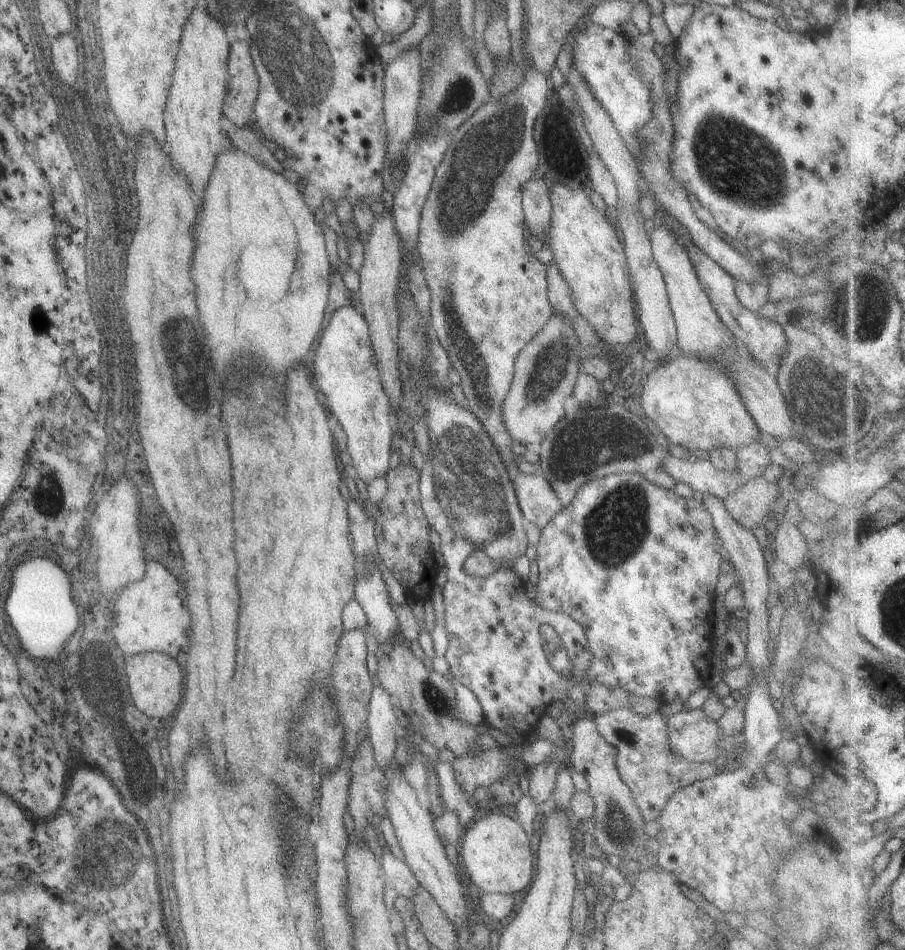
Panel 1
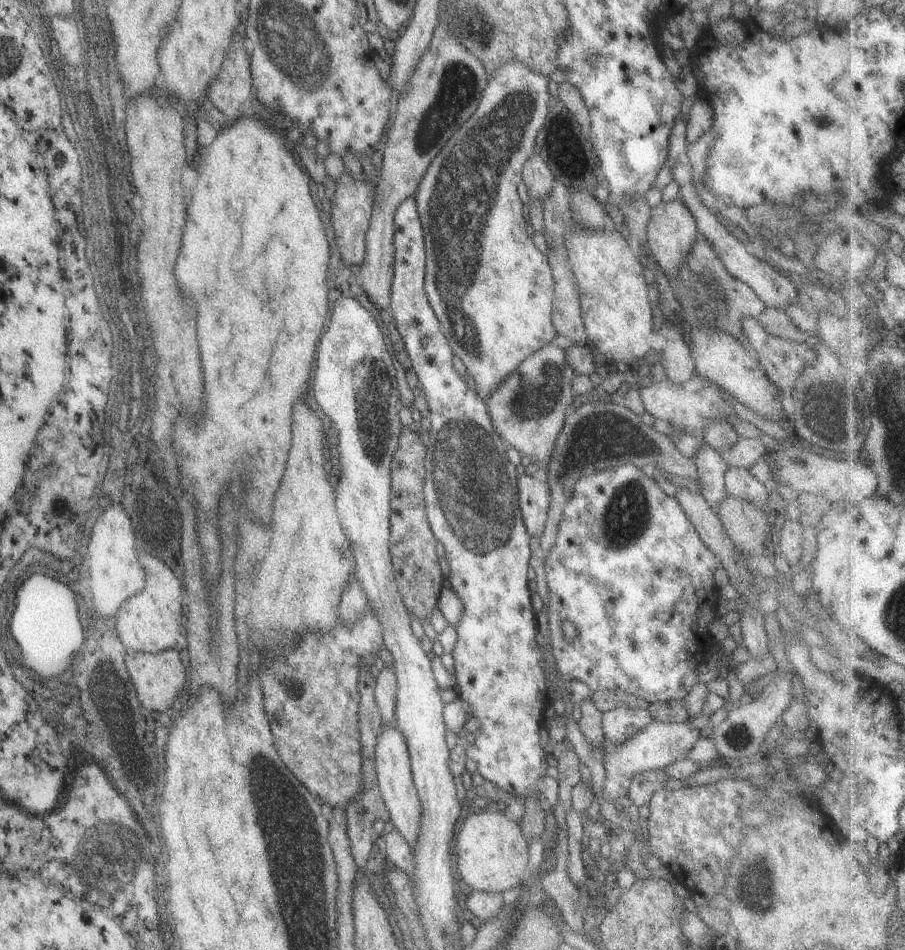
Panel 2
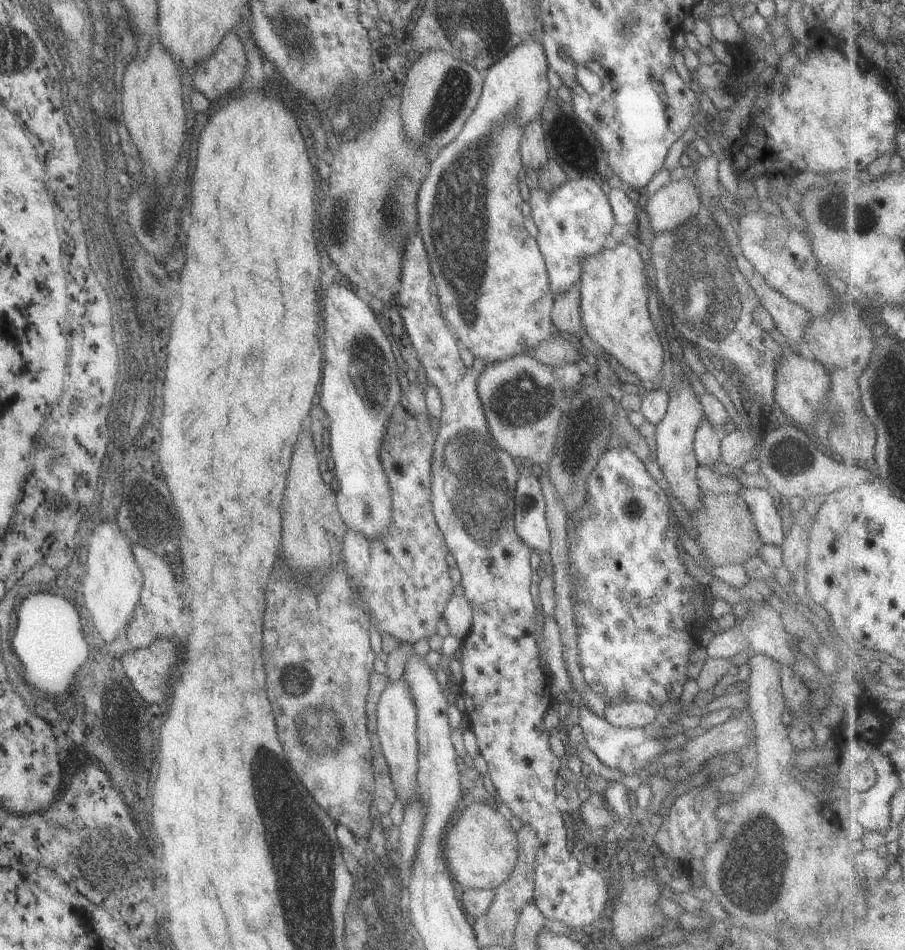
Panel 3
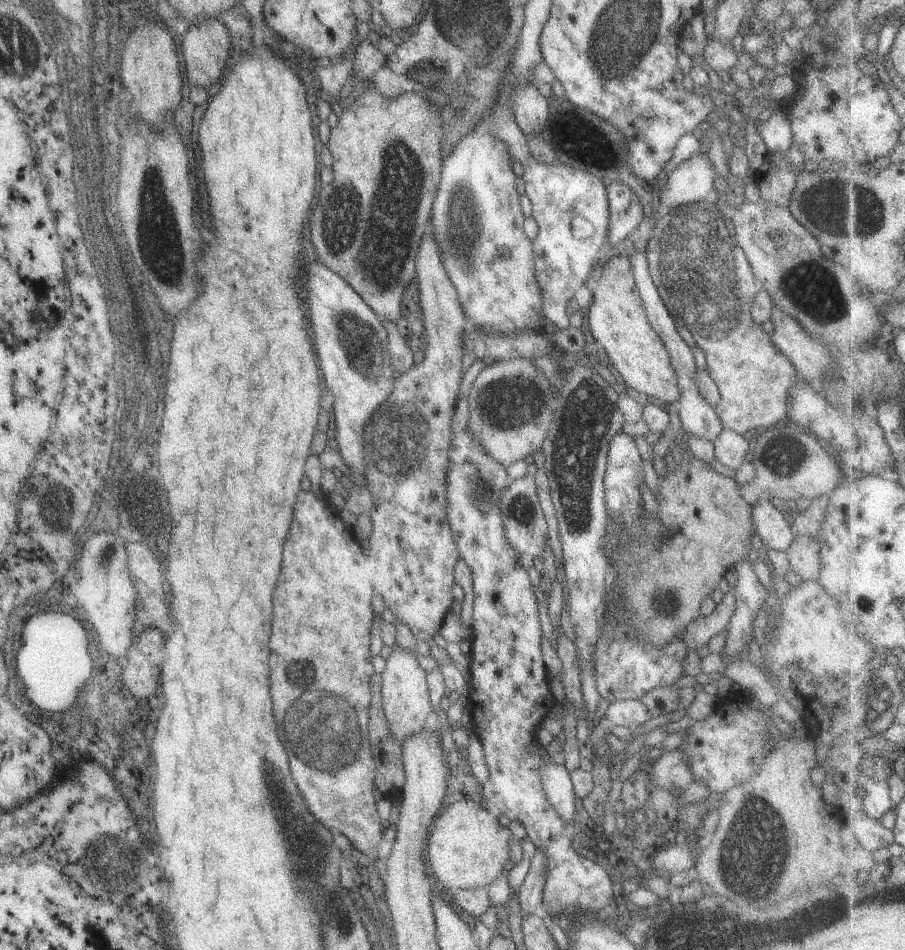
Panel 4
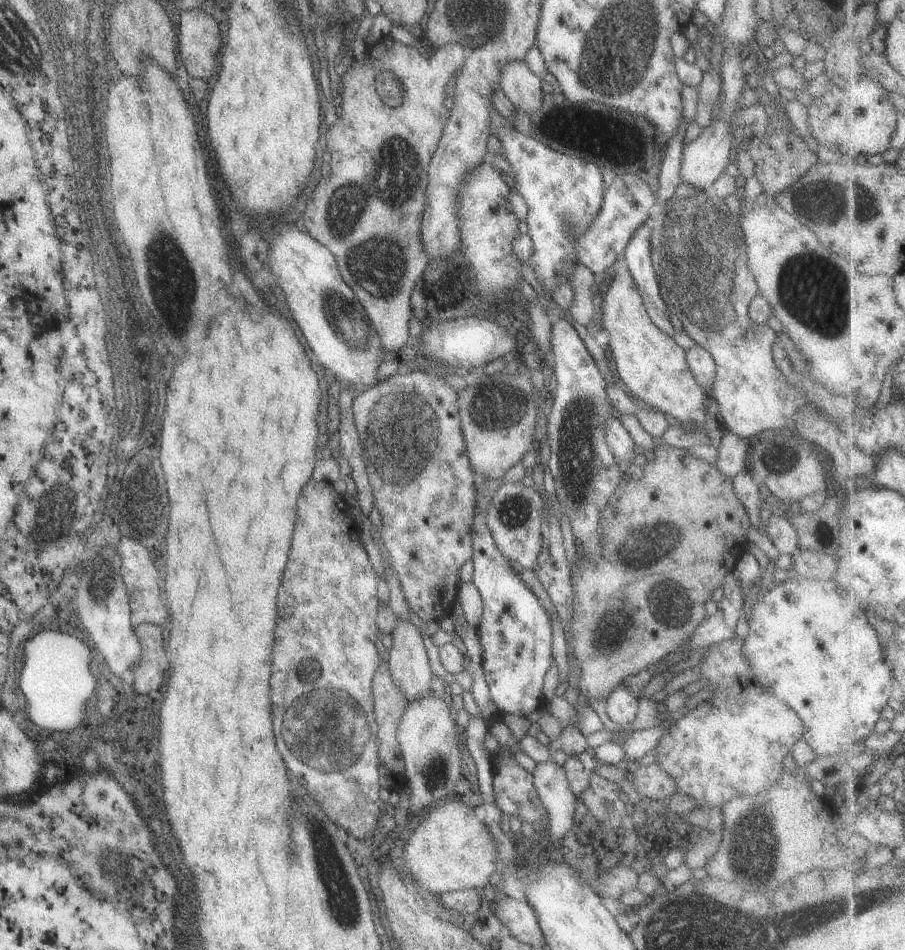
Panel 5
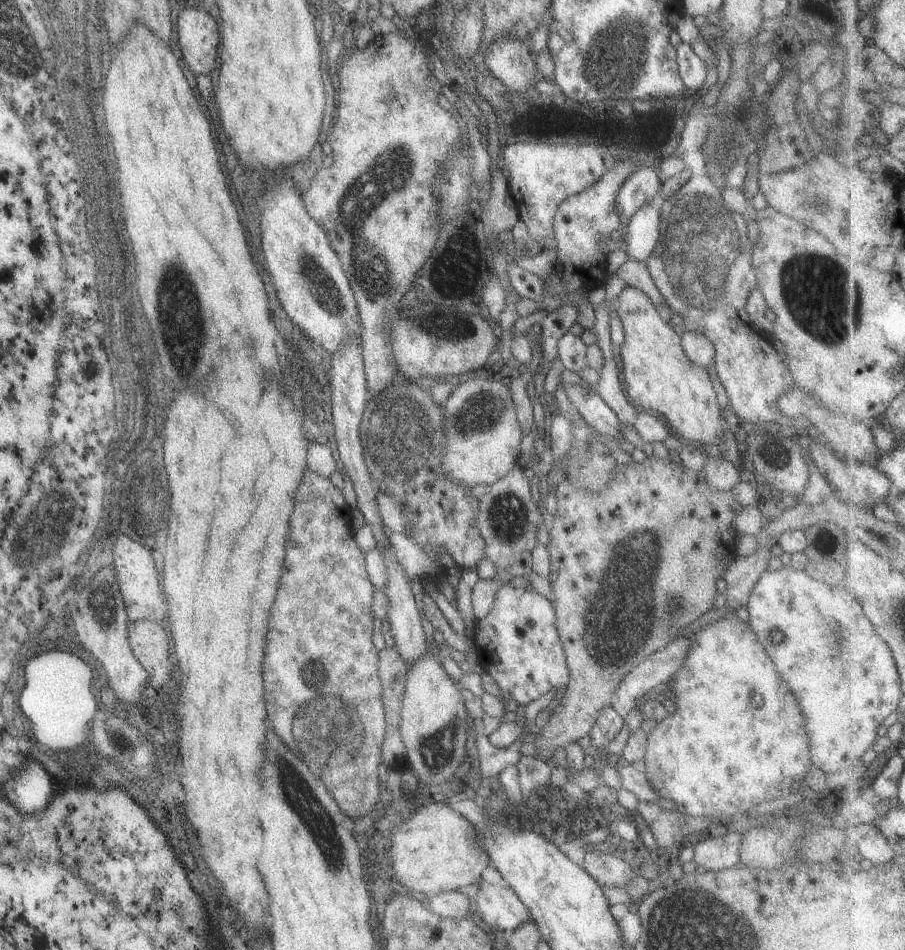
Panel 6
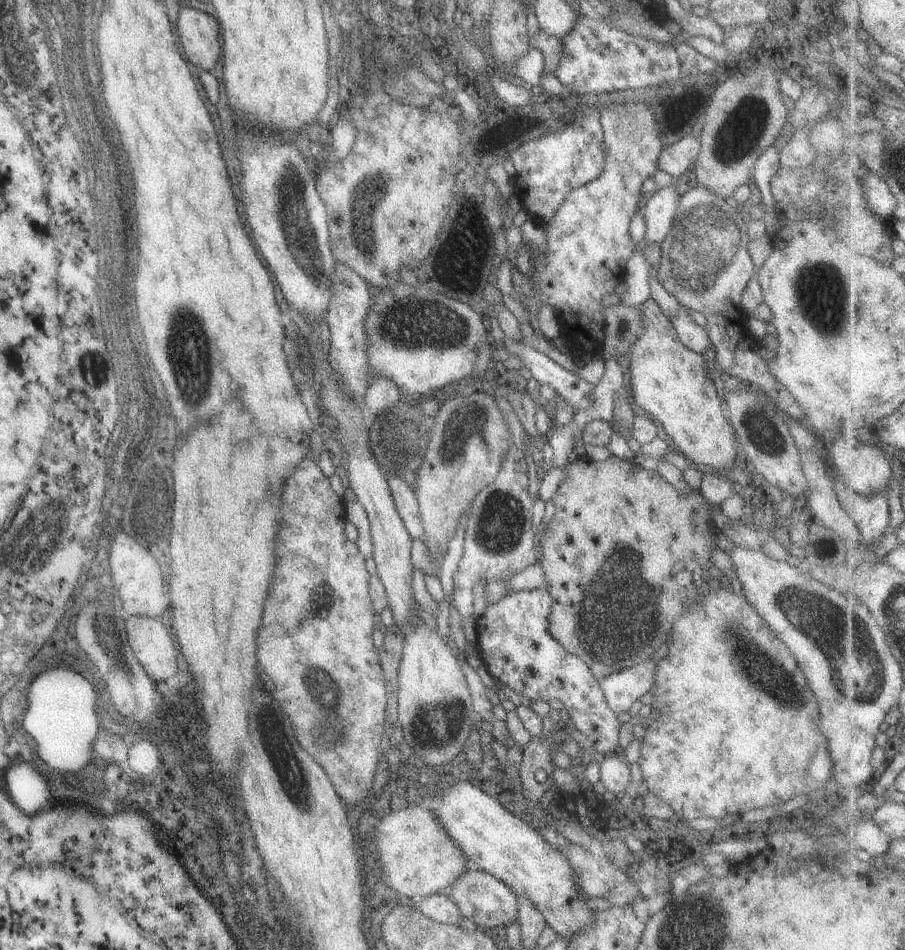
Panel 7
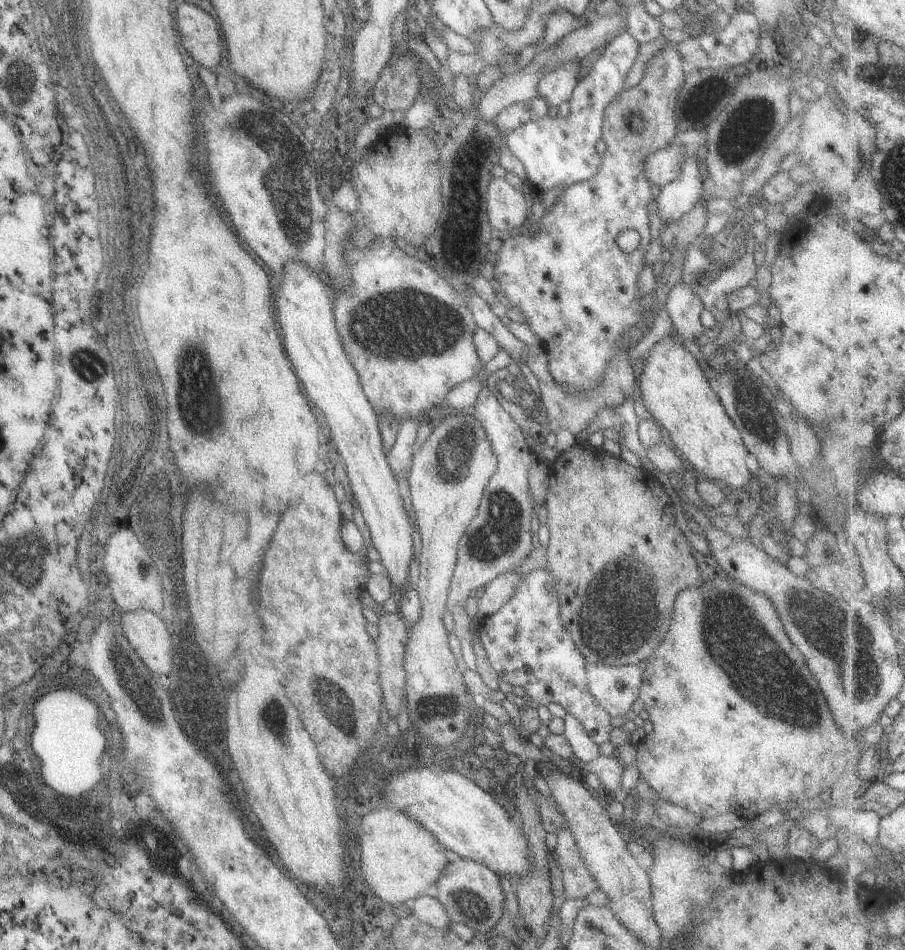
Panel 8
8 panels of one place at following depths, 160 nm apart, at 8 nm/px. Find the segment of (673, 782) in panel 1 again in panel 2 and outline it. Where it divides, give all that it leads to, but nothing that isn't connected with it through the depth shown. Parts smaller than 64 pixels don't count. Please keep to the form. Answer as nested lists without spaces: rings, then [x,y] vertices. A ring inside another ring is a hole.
[[[615,707],[605,711],[600,718],[604,744],[620,745],[651,721],[651,715],[646,708]],[[649,769],[634,774],[628,782],[626,797],[637,807],[641,808],[648,804],[654,792],[663,789],[663,783],[668,775],[663,769]]]

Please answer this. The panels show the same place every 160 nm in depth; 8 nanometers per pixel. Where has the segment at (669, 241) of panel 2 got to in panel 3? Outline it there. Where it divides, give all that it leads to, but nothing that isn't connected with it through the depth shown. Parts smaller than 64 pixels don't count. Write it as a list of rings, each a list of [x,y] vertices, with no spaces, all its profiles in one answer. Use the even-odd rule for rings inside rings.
[[[688,176],[680,180],[669,180],[665,186],[642,201],[649,219],[645,227],[653,234],[675,230],[702,208],[699,190]]]

